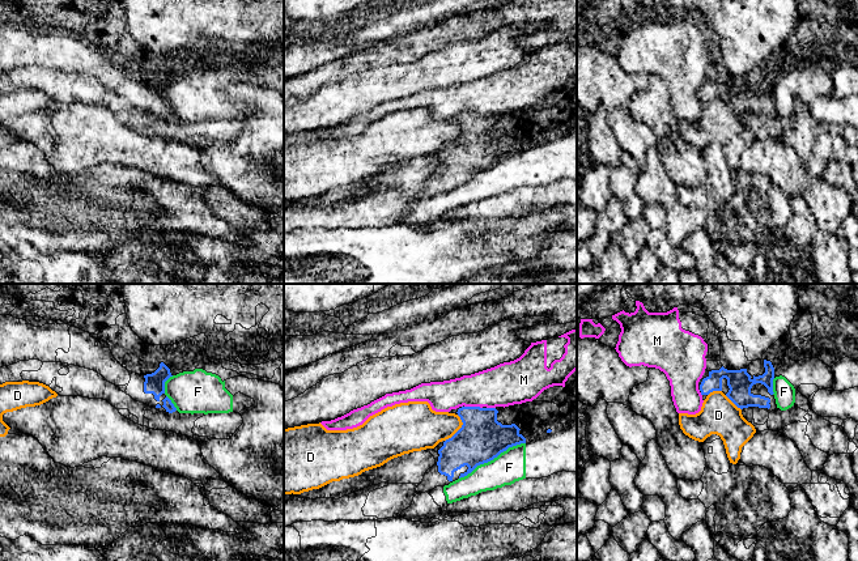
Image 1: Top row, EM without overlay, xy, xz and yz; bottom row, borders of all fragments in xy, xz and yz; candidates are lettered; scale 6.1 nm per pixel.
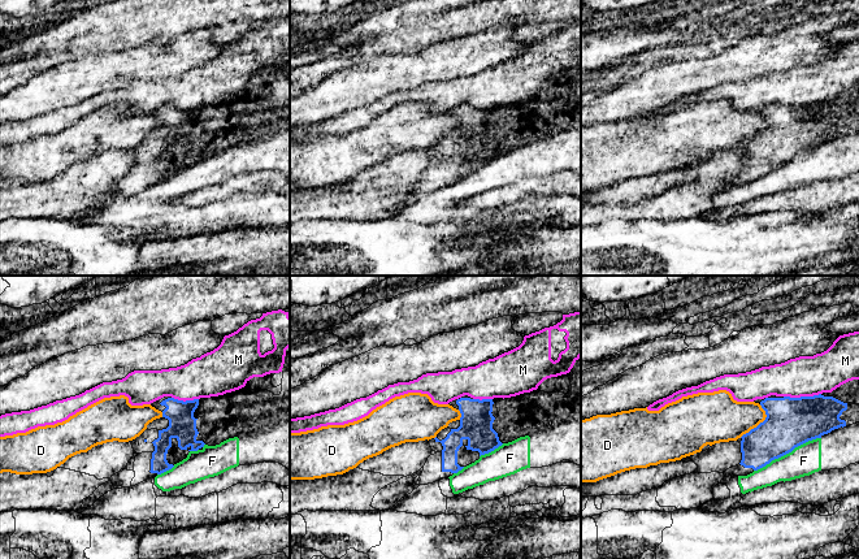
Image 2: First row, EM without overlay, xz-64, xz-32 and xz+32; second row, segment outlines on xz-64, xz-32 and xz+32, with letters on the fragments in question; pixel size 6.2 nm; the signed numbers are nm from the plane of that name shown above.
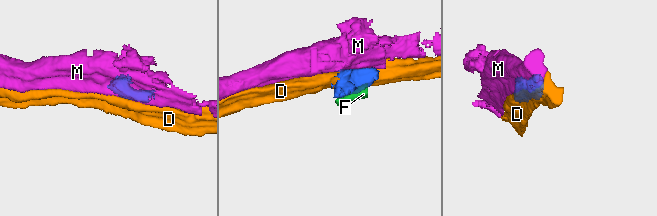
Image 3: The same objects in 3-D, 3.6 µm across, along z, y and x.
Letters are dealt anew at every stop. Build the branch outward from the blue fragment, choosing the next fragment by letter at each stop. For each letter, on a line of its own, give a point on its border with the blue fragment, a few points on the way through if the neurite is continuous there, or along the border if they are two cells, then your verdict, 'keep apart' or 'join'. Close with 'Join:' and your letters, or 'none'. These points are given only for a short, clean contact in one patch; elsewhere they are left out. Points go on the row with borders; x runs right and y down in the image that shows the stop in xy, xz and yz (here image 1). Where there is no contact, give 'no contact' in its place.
D: meets blue in xz at (459, 429); keep apart
F: meets blue in xz at (492, 459); keep apart
M: meets blue in xz at (474, 407); keep apart
Join: none

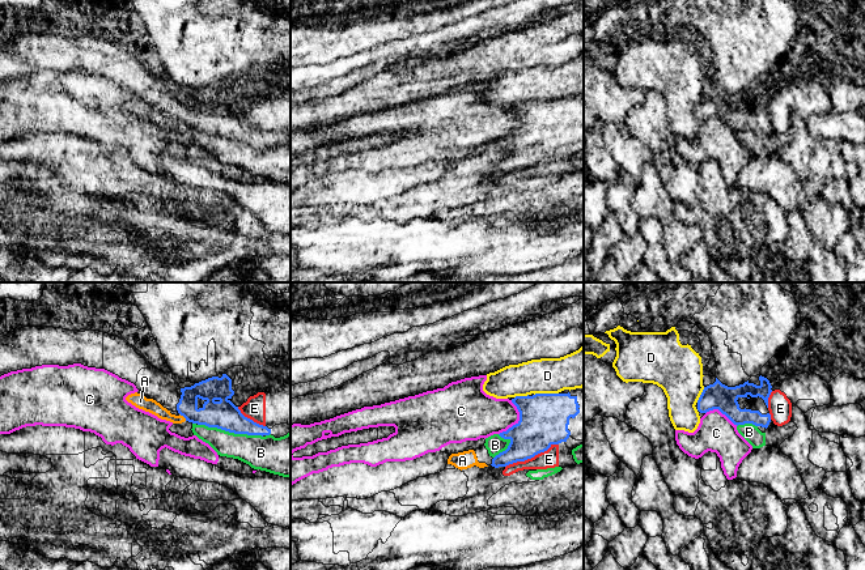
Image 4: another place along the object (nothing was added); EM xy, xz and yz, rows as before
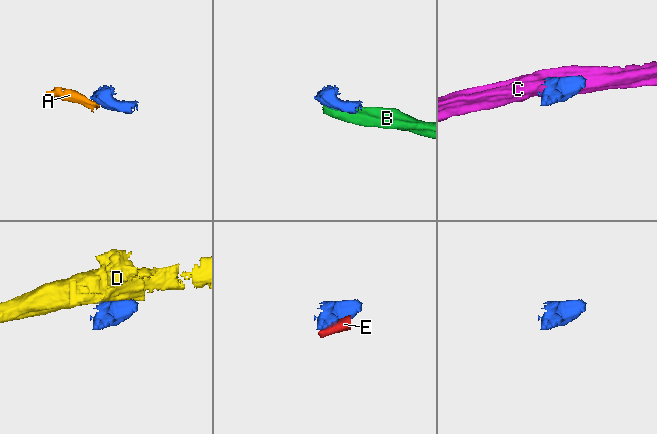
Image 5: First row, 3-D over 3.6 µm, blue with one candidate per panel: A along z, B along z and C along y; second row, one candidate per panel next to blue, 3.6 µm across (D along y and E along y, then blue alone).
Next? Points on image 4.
A: meets blue in xy at (183, 416); border along xy (179, 413), (186, 420); keep apart
B: meets blue in xy at (230, 432); keep apart
C: meets blue in xz at (520, 420); keep apart
D: meets blue in xz at (546, 394); keep apart
E: meets blue in xz at (531, 456); keep apart
Join: none

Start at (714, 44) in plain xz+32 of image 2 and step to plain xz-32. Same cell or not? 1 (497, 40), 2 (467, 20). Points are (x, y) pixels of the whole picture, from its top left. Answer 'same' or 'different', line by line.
1: different
2: same

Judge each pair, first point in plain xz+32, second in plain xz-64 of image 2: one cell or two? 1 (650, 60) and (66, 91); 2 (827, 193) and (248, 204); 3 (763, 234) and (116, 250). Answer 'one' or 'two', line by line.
1: two
2: two
3: one

